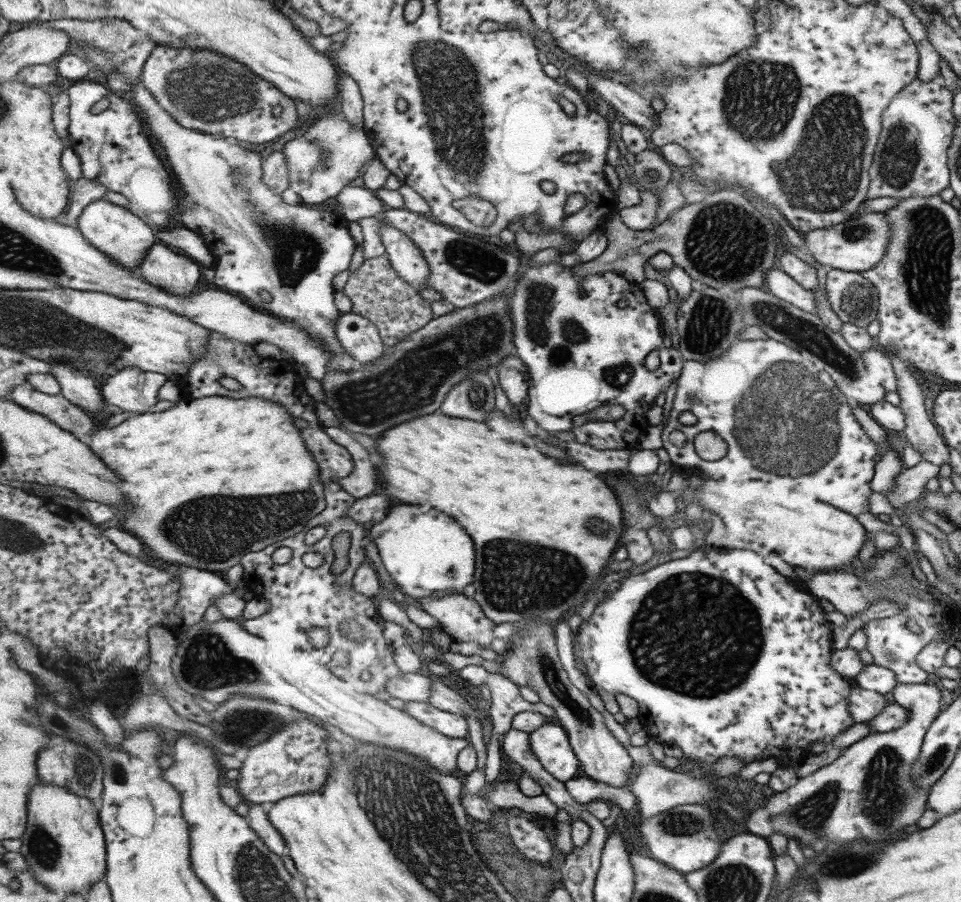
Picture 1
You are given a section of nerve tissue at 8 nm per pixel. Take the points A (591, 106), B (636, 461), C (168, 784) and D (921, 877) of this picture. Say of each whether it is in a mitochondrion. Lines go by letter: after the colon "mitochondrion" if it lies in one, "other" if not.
A: other
B: other
C: other
D: other

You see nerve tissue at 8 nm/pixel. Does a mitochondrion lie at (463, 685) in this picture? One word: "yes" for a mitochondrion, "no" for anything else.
no

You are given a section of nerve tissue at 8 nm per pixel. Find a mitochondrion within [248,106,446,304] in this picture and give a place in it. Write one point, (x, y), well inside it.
(325, 150)

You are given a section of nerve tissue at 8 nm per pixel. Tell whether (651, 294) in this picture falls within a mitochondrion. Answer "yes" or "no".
no

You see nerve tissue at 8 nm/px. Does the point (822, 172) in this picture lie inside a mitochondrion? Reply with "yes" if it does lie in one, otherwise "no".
yes

